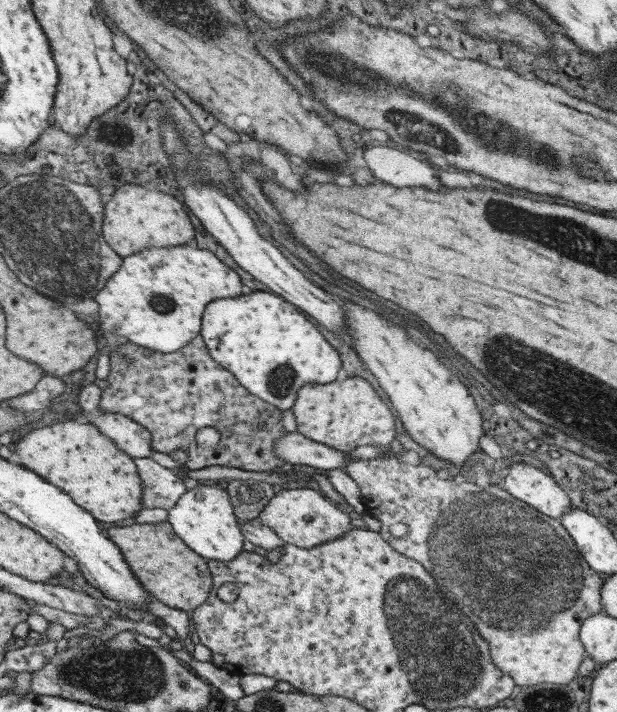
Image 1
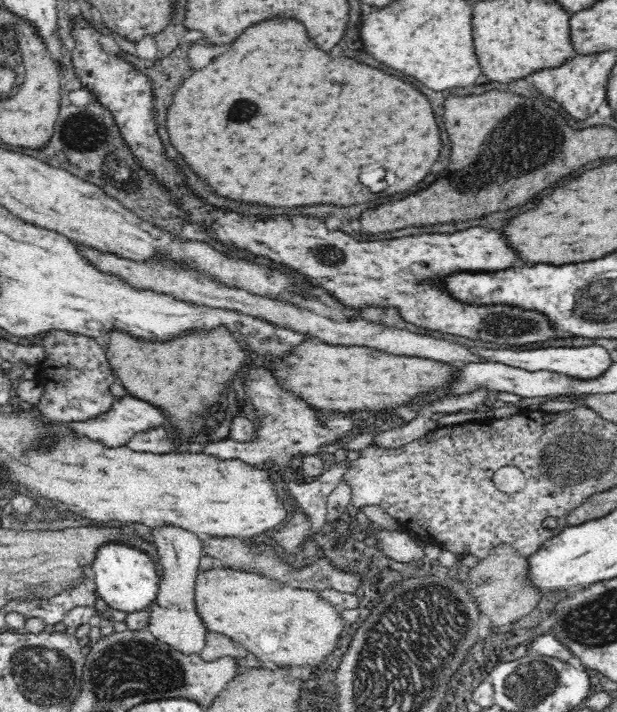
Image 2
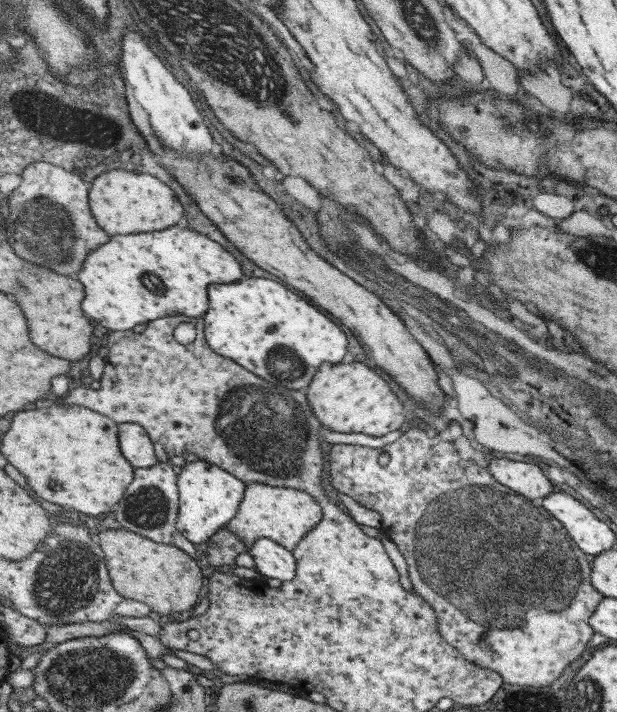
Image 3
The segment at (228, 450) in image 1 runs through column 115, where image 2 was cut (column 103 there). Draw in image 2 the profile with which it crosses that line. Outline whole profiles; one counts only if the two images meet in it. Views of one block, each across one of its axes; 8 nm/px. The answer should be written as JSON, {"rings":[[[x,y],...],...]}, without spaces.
{"rings":[[[59,330],[42,334],[38,342],[47,350],[46,358],[38,364],[37,382],[43,385],[44,393],[35,408],[44,419],[82,423],[110,410],[115,397],[109,388],[116,380],[100,343],[87,336]]]}

